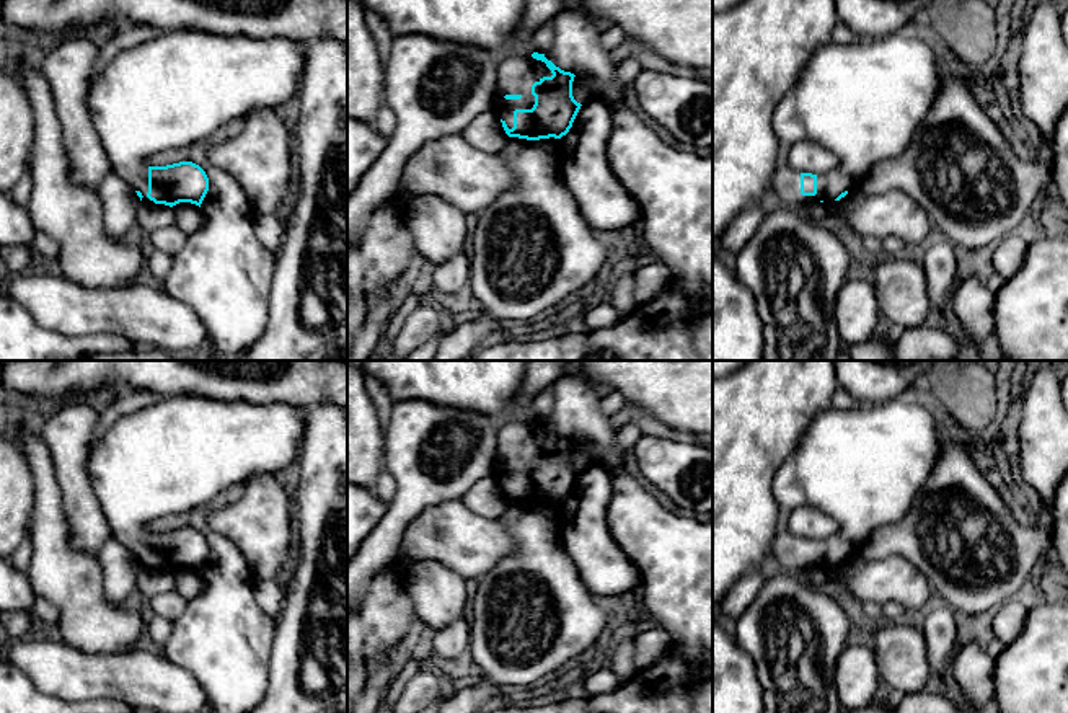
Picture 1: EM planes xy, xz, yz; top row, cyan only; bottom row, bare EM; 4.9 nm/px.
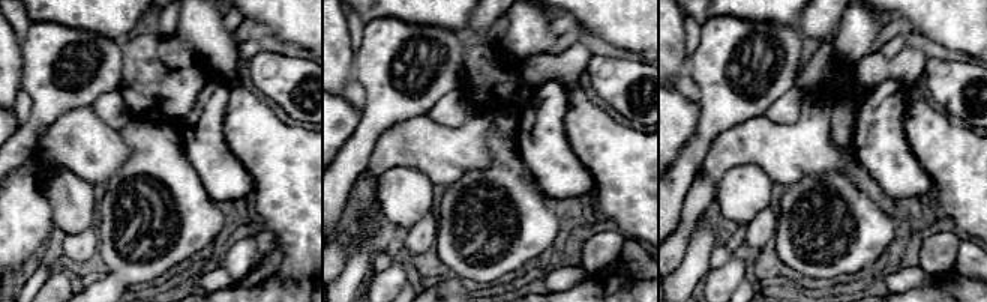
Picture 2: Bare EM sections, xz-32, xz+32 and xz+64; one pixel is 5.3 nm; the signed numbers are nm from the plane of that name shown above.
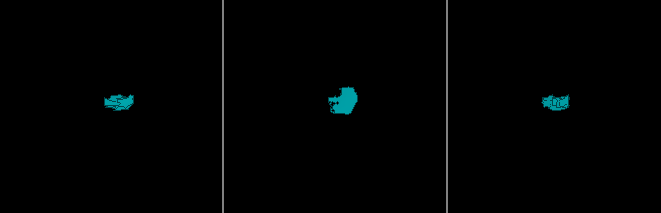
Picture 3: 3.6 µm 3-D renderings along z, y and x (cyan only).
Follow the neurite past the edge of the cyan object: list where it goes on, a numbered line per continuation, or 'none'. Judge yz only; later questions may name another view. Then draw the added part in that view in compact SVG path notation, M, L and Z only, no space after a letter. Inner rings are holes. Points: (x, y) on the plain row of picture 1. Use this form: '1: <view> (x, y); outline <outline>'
1: yz (863, 467); outline M903 396L882 405L858 405L848 411L830 406L817 414L805 427L794 454L778 468L773 478L773 494L779 511L771 555L779 566L786 571L804 573L815 566L832 569L841 558L859 551L879 525L902 520L918 489L926 483L934 468L941 434L938 413L923 398ZM802 506L825 512L840 527L835 535L817 542L815 561L801 560L801 537L792 535L789 530L791 514Z

